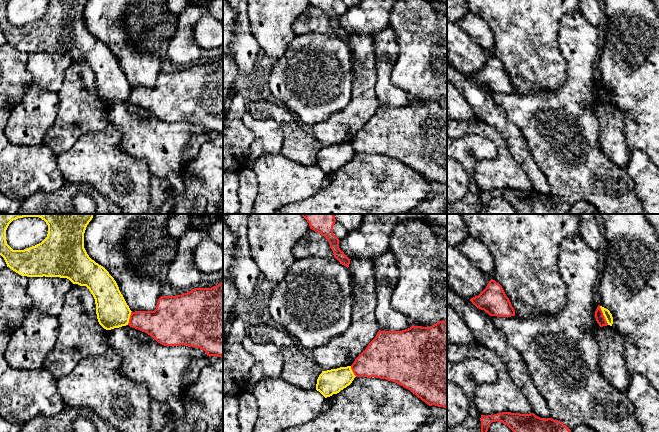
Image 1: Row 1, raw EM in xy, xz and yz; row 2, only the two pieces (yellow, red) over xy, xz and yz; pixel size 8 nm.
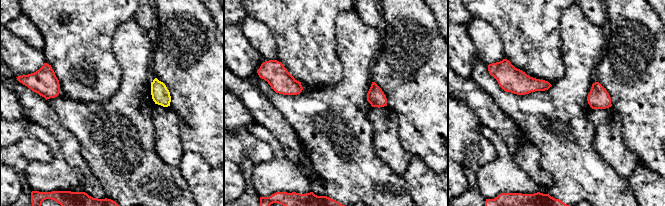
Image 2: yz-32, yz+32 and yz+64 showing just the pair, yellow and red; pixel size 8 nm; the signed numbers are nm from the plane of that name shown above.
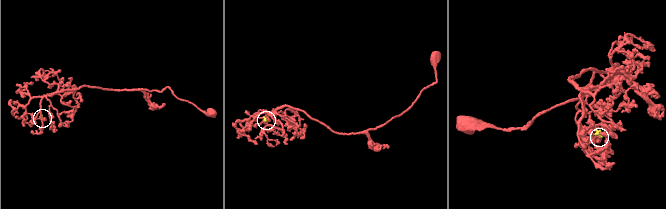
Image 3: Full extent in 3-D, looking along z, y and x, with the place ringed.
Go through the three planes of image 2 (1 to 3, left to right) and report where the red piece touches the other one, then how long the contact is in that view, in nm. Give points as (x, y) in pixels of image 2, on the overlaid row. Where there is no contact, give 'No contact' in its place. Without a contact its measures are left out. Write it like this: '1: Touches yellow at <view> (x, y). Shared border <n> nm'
1: No contact
2: No contact
3: No contact

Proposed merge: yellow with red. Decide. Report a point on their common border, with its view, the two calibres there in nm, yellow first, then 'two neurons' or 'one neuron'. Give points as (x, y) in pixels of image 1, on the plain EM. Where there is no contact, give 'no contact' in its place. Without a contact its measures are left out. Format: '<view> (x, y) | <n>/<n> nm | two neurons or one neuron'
yz (603, 90) | 60/70 nm | two neurons

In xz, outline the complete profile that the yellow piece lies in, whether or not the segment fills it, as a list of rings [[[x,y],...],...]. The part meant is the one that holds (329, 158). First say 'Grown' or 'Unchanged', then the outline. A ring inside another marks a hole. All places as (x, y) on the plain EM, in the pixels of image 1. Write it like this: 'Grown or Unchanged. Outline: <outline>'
Unchanged. Outline: [[[351,142],[322,147],[317,155],[316,166],[327,174],[349,162],[355,153]]]

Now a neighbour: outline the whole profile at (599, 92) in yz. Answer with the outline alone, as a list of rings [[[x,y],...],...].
[[[598,81],[596,87],[595,87],[595,94],[597,99],[599,100],[600,103],[607,102],[608,99],[603,91],[603,88],[600,84],[600,81]]]

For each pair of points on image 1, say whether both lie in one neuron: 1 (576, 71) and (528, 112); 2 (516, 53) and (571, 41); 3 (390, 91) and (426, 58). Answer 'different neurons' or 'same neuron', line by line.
1: same neuron
2: different neurons
3: different neurons

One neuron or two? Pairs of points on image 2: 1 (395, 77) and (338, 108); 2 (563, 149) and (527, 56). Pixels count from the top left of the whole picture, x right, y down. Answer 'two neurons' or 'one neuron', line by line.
1: two neurons
2: two neurons

